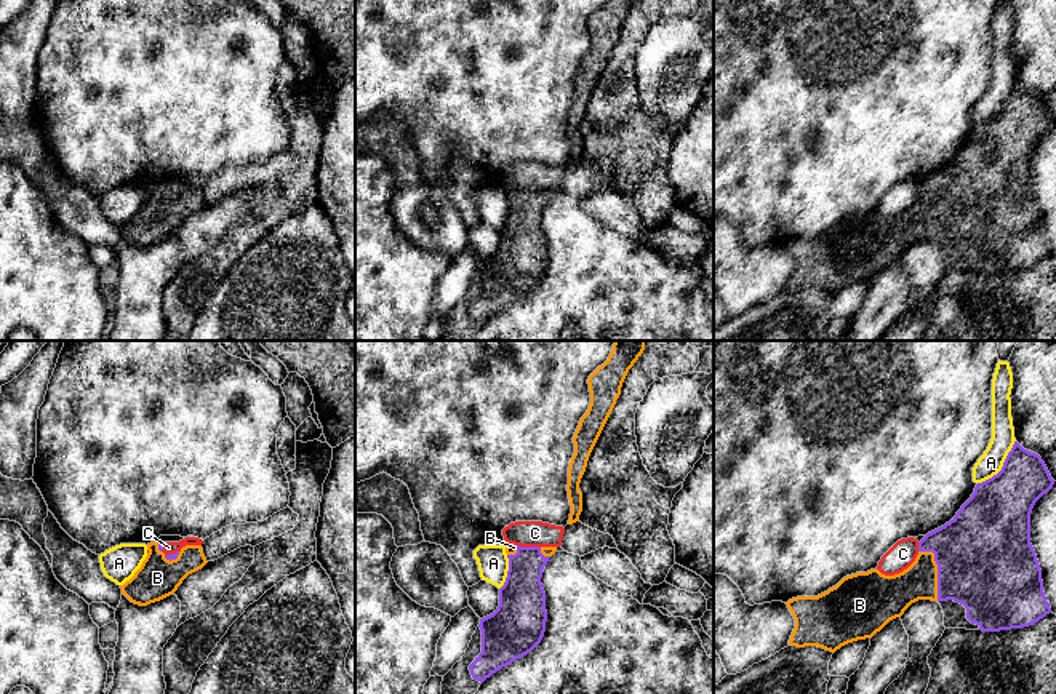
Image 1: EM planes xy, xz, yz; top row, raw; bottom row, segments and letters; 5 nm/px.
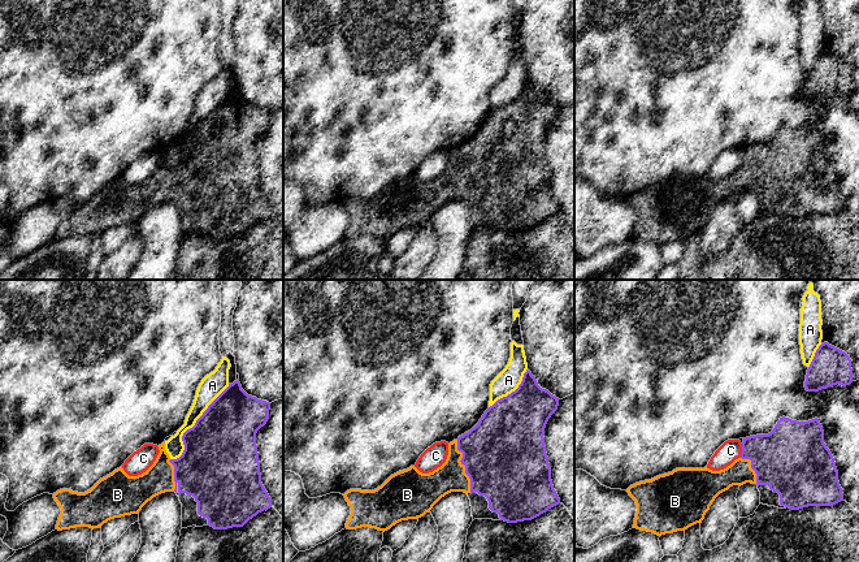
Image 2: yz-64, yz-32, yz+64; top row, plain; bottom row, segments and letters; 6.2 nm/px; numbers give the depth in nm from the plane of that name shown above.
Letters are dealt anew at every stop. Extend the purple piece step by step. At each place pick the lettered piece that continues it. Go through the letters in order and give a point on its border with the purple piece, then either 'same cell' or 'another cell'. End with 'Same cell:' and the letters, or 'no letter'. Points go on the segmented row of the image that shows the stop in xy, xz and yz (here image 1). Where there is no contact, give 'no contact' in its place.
A: yz (1004, 466) | another cell
B: yz (938, 570) | same cell
C: xz (528, 547) | another cell
Same cell: B

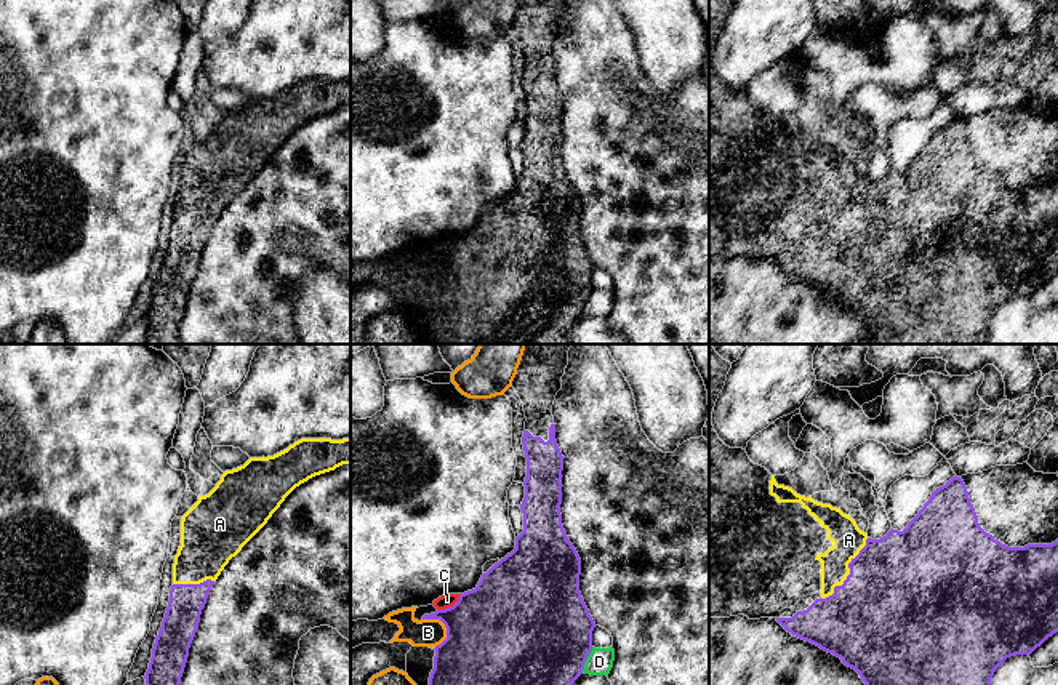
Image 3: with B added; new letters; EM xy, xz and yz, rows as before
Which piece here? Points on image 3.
A: yz (850, 573) | same cell
B: xz (445, 626) | another cell
C: xz (450, 607) | another cell
D: xz (586, 658) | another cell
Same cell: A

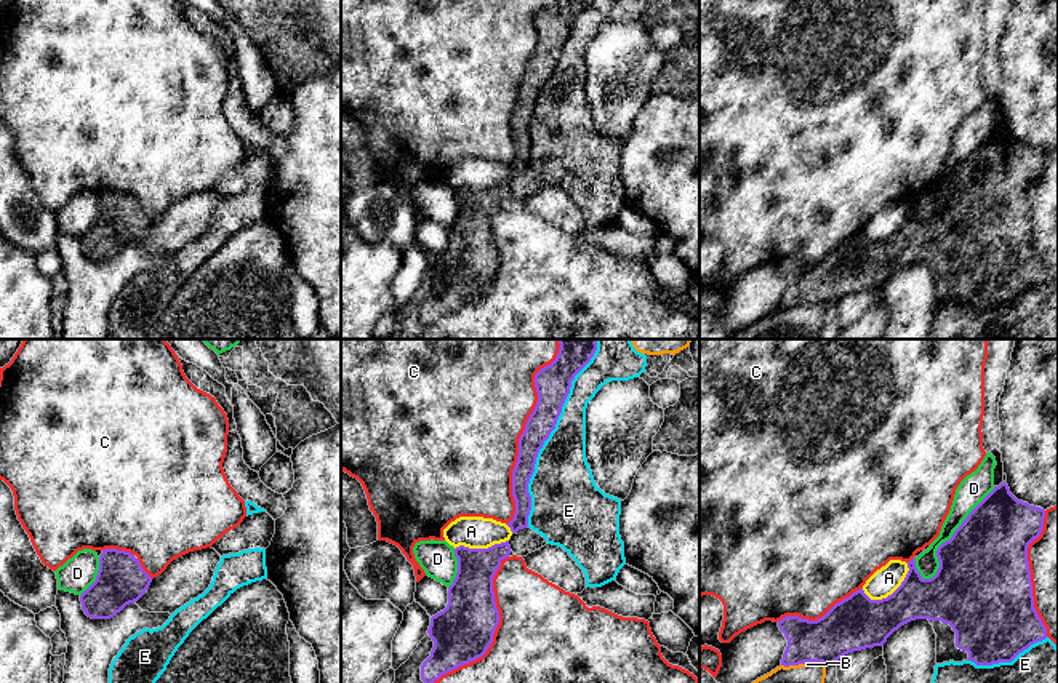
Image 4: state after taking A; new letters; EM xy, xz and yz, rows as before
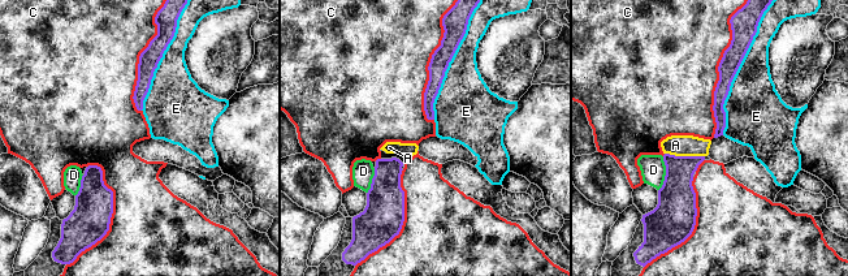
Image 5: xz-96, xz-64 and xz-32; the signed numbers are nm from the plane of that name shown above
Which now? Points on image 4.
A: yz (893, 592) | another cell
B: yz (804, 663) | another cell
C: xz (524, 431) | another cell
D: yz (951, 538) | another cell
E: xz (551, 431) | another cell
Same cell: no letter

